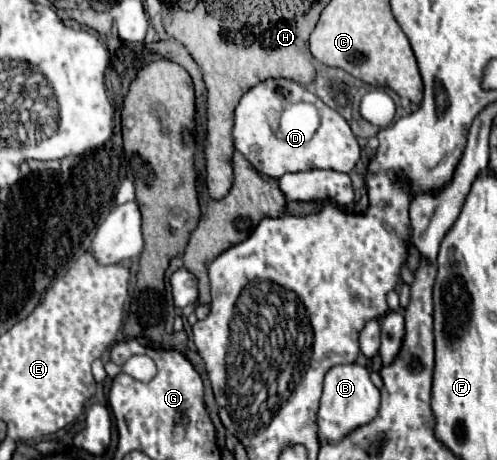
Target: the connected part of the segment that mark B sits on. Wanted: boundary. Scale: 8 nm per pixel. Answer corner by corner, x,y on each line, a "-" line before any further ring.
357,363
335,365
327,371
325,383
323,383
321,407
317,415
319,437
331,443
337,443
359,425
369,423
377,415
377,409
379,409
379,389
371,383
369,371

